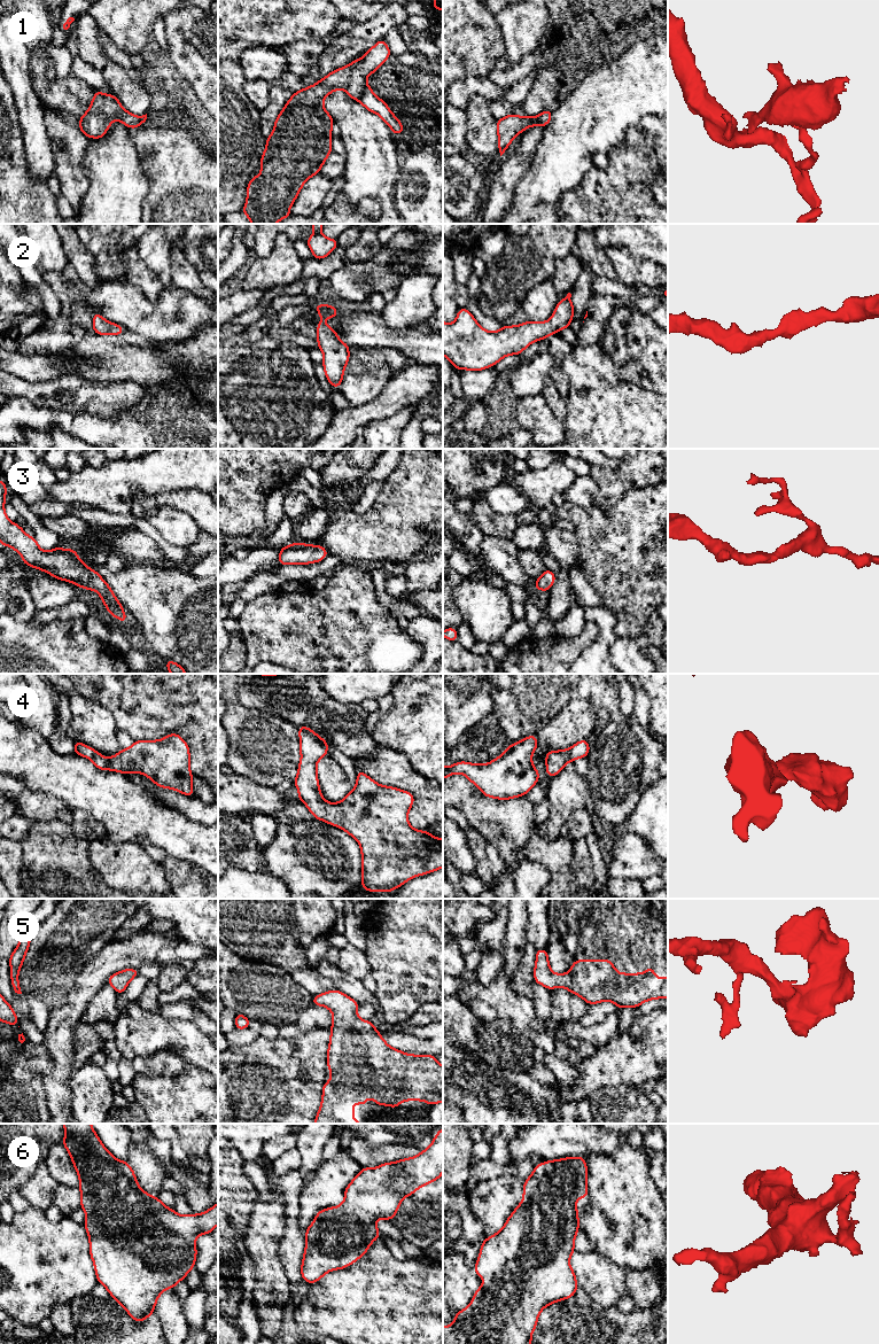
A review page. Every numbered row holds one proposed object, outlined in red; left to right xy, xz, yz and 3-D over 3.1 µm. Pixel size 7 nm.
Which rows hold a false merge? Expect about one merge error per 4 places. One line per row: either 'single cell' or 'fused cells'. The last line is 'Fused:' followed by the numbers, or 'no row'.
1: fused cells
2: single cell
3: single cell
4: single cell
5: single cell
6: single cell
Fused: 1

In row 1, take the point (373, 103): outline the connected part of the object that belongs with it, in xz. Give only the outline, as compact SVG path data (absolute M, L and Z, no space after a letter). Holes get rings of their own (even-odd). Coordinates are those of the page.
M367 85L359 102L371 112L378 114L391 129L394 134L402 134L404 126L398 118L390 111L388 104L378 98Z

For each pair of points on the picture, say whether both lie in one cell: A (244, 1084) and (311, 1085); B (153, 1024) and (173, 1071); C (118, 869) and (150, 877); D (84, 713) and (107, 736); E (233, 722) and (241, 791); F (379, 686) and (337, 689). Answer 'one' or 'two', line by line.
A: one
B: two
C: one
D: one
E: two
F: one

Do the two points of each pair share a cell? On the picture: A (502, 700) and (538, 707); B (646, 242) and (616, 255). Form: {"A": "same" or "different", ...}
{"A": "same", "B": "different"}

